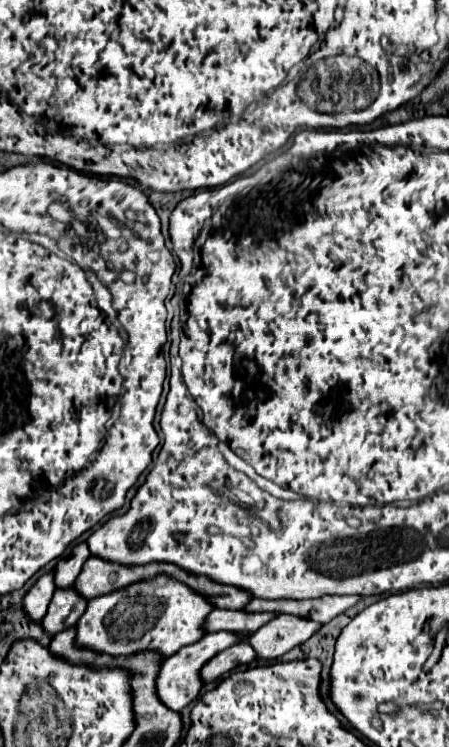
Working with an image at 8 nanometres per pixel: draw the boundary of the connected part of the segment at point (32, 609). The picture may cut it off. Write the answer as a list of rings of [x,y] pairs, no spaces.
[[[47,572],[43,574],[35,586],[25,594],[25,600],[23,600],[23,606],[27,610],[27,614],[31,614],[31,618],[35,620],[43,620],[43,616],[47,614],[47,608],[49,608],[49,602],[53,598],[53,592],[55,592],[55,572]]]

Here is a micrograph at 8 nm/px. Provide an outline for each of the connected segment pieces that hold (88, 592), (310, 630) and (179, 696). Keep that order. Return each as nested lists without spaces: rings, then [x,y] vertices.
[[[91,556],[75,580],[75,588],[85,598],[95,598],[95,594],[107,594],[111,590],[123,588],[139,578],[153,578],[161,572],[161,562],[151,562],[143,566],[125,566],[117,562],[107,562],[103,558]]]
[[[279,614],[273,618],[269,624],[261,626],[253,636],[251,636],[251,646],[257,652],[257,658],[279,658],[291,648],[303,644],[311,634],[315,634],[323,624],[311,622],[309,618],[303,616],[293,616],[293,614]]]
[[[221,630],[221,632],[213,632],[213,634],[207,634],[207,638],[201,638],[199,642],[191,644],[191,646],[183,646],[183,650],[179,650],[179,654],[173,654],[169,656],[165,662],[163,662],[163,668],[161,668],[161,674],[157,678],[157,694],[161,698],[161,702],[165,702],[167,706],[171,706],[171,710],[183,710],[185,706],[189,706],[201,692],[203,688],[203,678],[201,678],[201,668],[215,656],[219,654],[221,650],[229,648],[229,646],[235,646],[239,642],[247,642],[249,640],[249,634],[247,636],[239,636],[239,634],[233,634],[233,632],[227,632],[227,630]]]

